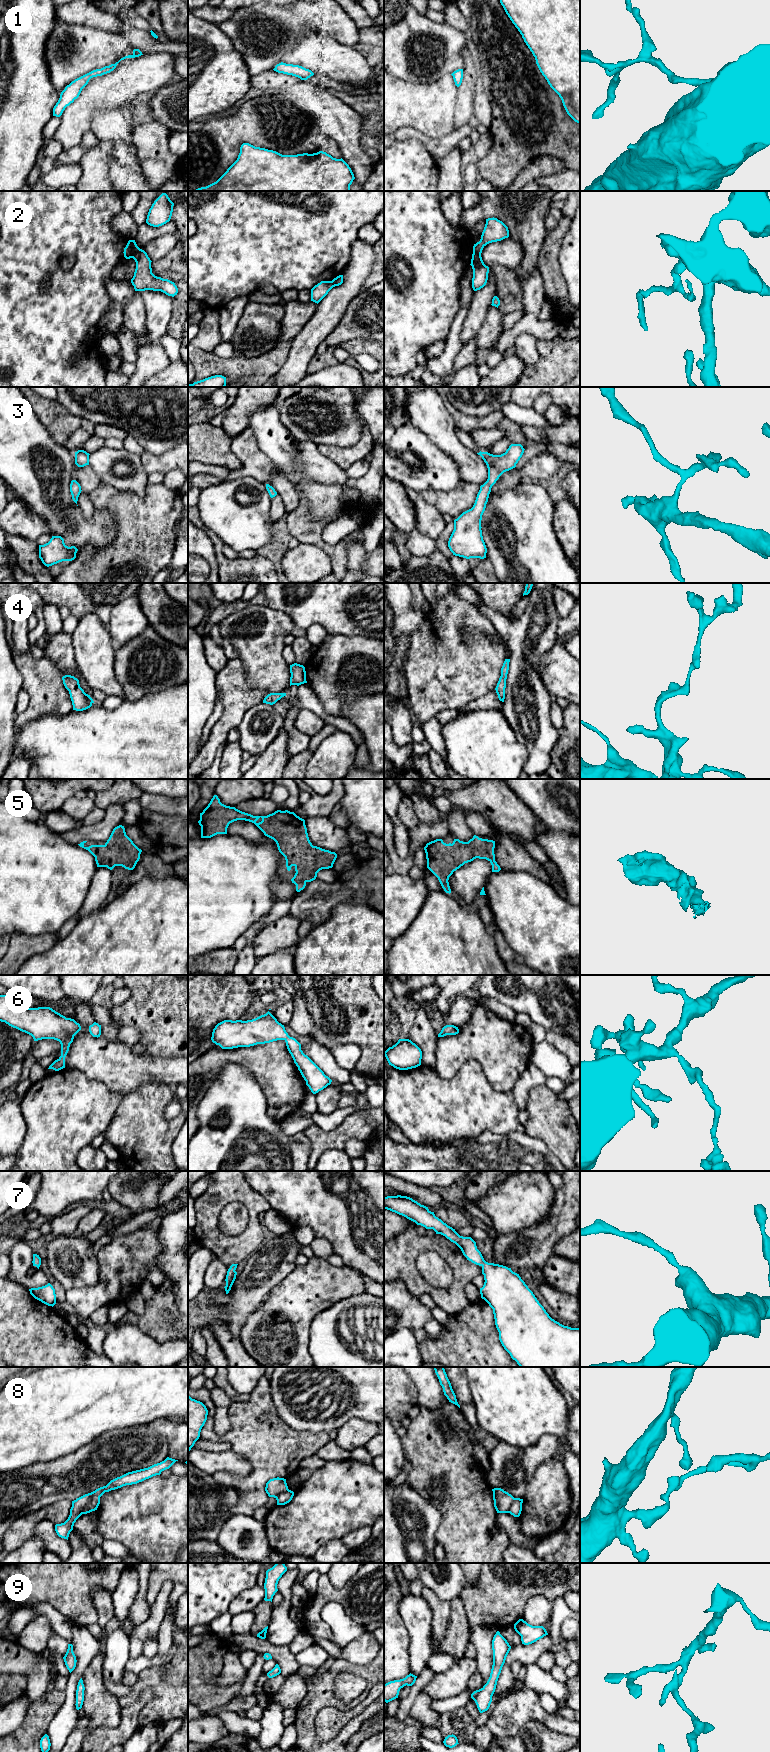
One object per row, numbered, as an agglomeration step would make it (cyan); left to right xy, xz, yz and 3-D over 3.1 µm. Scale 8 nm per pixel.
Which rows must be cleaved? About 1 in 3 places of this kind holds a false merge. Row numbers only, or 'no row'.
2, 8

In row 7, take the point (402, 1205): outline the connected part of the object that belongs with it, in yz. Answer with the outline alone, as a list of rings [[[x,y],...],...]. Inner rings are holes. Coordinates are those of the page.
[[[384,1197],[384,1209],[445,1236],[461,1249],[467,1260],[482,1267],[485,1282],[480,1288],[481,1298],[493,1309],[502,1346],[520,1367],[580,1367],[580,1328],[564,1326],[552,1319],[519,1274],[506,1266],[486,1262],[471,1237],[460,1236],[428,1207],[410,1197]]]

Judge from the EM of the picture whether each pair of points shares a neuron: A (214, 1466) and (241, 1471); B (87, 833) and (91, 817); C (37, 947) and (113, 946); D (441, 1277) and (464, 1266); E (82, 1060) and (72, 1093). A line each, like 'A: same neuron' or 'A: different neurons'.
A: same neuron
B: different neurons
C: different neurons
D: different neurons
E: different neurons

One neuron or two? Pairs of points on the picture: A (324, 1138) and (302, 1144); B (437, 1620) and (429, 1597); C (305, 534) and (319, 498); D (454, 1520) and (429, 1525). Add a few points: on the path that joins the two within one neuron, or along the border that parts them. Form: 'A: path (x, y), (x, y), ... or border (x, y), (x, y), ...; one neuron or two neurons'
A: border (302, 1132), (310, 1142), (309, 1160); two neurons
B: path (437, 1614), (435, 1603); one neuron
C: border (303, 494), (313, 518), (332, 521); two neurons
D: border (430, 1502), (440, 1513), (437, 1542); two neurons

